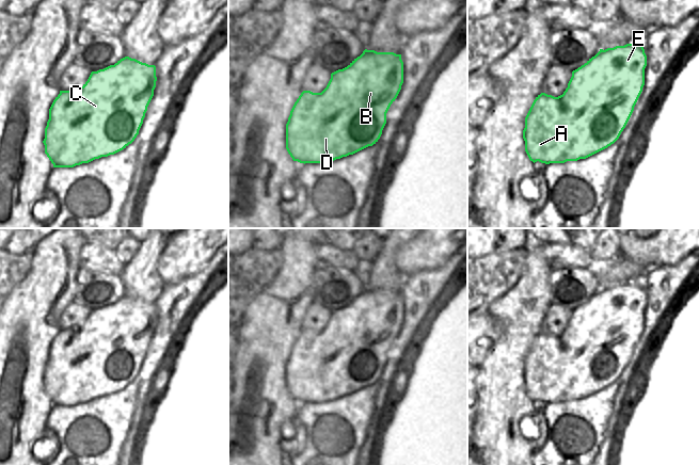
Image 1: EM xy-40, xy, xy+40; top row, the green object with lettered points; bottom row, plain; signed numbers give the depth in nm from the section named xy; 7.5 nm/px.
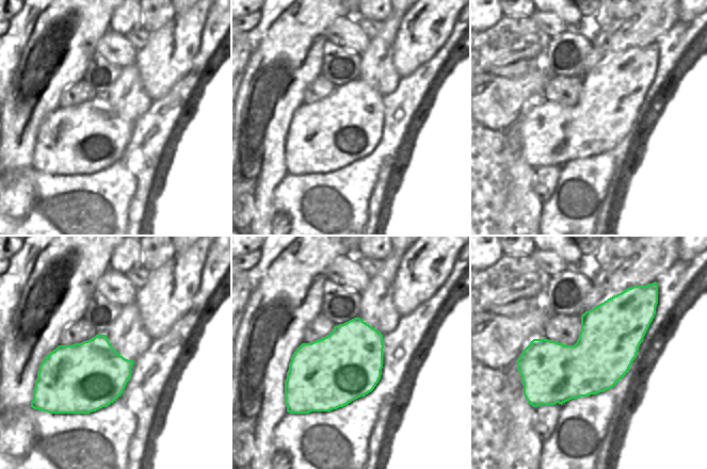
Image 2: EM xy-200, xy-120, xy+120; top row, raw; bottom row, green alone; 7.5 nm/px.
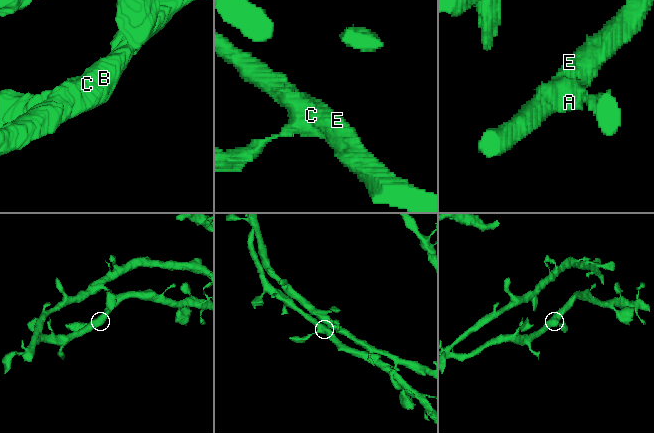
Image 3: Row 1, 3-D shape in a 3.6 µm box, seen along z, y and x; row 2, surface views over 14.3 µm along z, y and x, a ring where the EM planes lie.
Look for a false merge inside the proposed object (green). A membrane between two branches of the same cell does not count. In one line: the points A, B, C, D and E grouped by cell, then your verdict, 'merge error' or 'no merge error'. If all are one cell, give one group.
A B C D E | no merge error

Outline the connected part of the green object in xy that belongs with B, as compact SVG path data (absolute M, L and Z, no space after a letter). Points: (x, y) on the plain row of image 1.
M365 288L347 306L331 312L321 332L303 330L286 363L286 388L300 402L328 402L378 381L386 352L403 322L401 293Z

